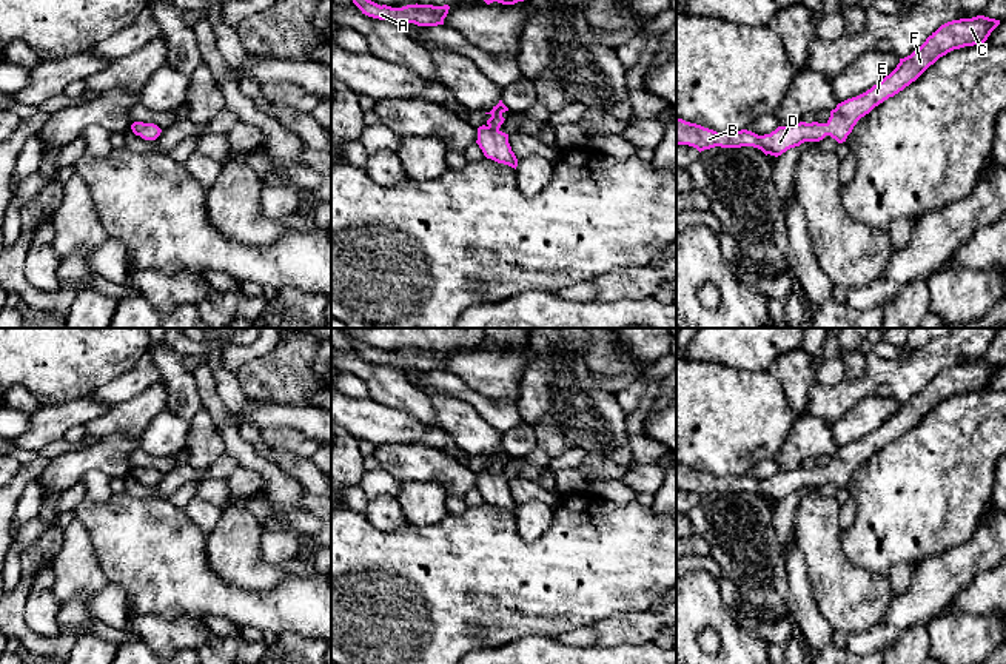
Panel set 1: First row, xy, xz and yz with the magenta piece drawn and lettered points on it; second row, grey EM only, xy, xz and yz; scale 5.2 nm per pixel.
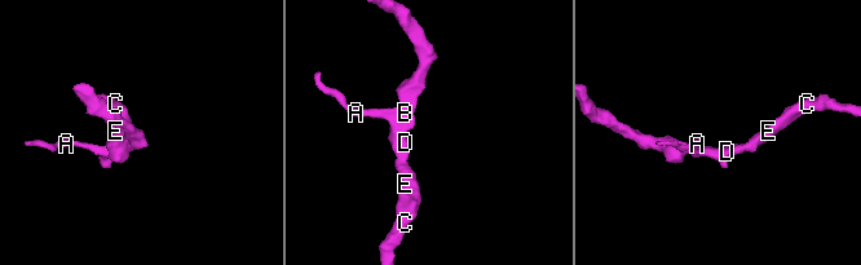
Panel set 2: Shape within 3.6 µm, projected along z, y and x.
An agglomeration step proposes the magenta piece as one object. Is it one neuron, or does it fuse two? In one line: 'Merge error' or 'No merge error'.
No merge error

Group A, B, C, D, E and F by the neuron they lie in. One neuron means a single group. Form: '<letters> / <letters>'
A B C D E F

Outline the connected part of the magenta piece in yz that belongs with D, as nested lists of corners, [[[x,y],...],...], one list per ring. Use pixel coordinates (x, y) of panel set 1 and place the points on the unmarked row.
[[[984,361],[952,365],[941,370],[918,394],[900,404],[897,413],[880,428],[857,442],[838,448],[837,453],[830,456],[830,462],[826,468],[800,467],[796,470],[778,471],[770,479],[758,481],[747,475],[716,478],[676,462],[676,491],[689,490],[699,498],[715,491],[753,491],[761,495],[766,501],[778,502],[790,493],[800,491],[804,487],[820,487],[826,481],[843,488],[857,467],[875,451],[903,436],[947,397],[964,391],[984,390],[998,370],[1000,365]]]

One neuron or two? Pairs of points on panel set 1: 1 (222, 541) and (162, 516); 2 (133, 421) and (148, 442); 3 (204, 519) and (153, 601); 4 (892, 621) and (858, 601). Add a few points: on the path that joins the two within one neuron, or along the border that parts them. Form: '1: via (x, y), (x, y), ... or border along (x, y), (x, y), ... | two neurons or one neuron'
1: border along (205, 535), (207, 563), (213, 570) | two neurons
2: border along (165, 409), (140, 435) | two neurons
3: border along (184, 510), (205, 535) | two neurons
4: border along (895, 595), (888, 610), (869, 629), (852, 633) | two neurons

